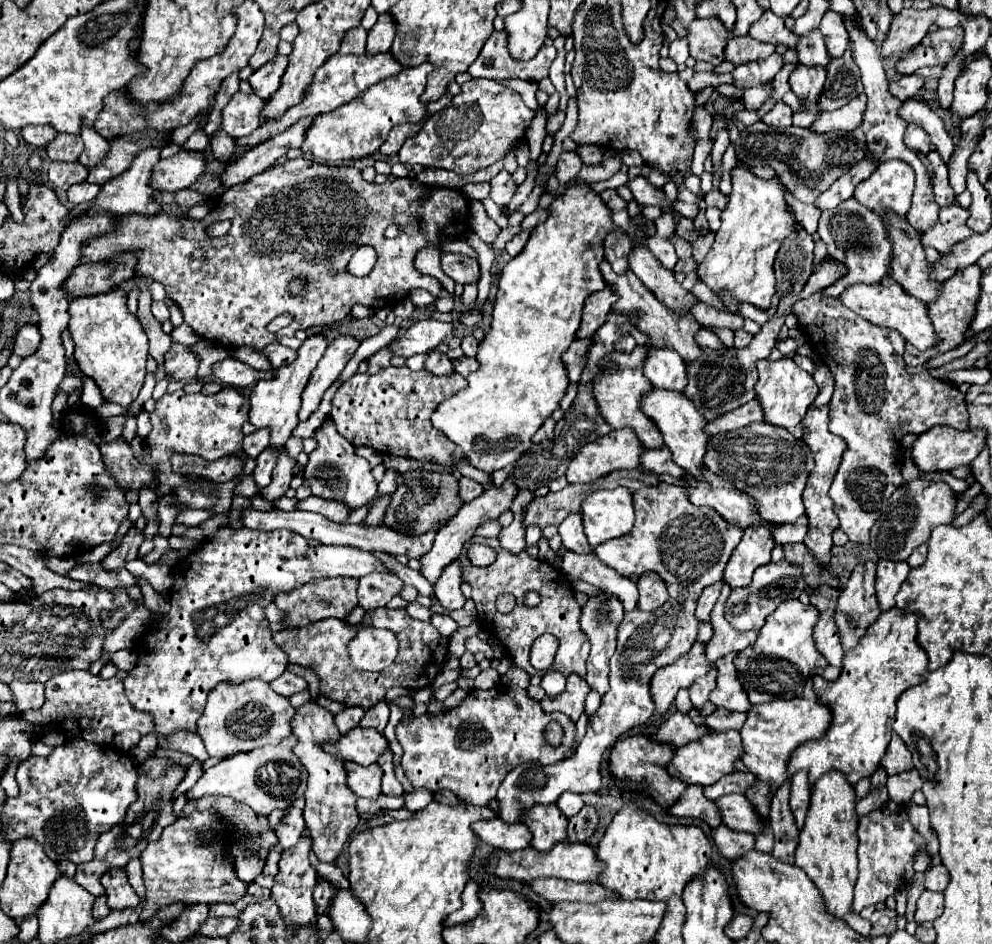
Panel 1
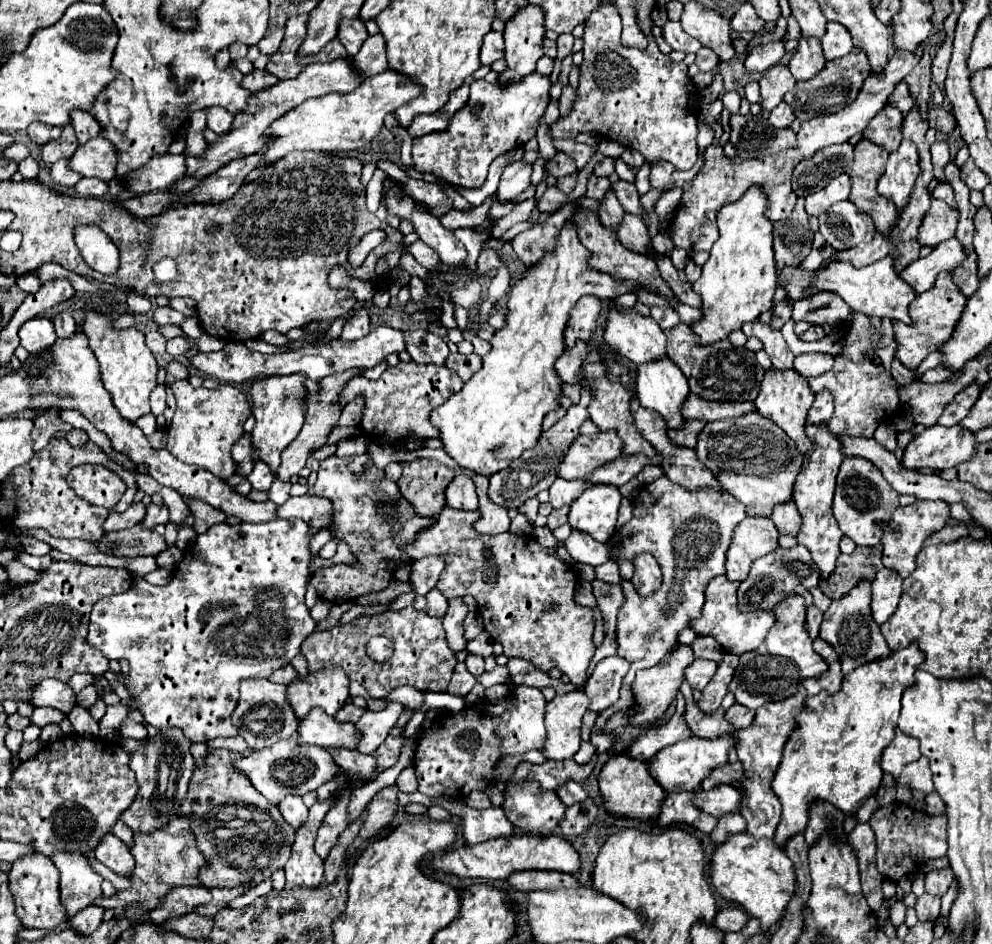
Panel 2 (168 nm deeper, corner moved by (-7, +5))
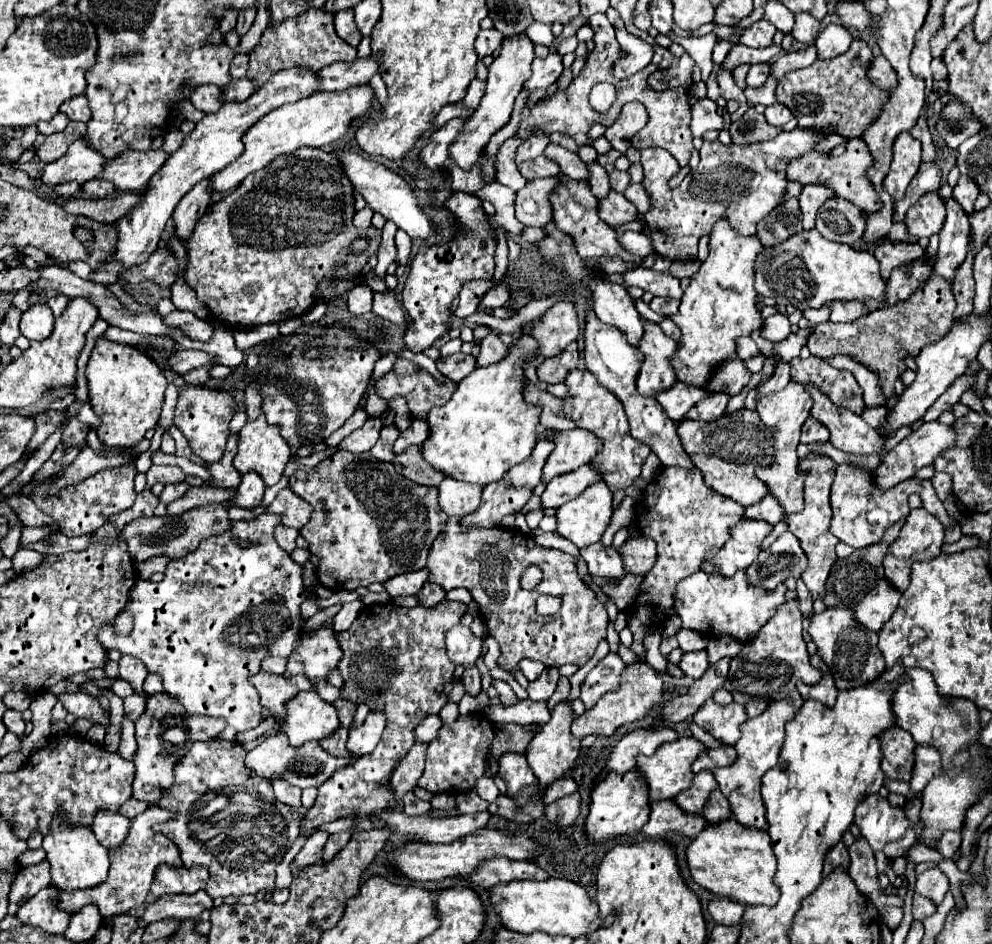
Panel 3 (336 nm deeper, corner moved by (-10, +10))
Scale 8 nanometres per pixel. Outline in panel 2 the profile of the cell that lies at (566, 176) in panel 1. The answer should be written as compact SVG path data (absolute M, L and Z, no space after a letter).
M556 154L552 160L548 160L544 164L544 172L548 176L554 176L554 178L560 178L560 176L570 176L576 172L576 164L572 162L570 156L566 154Z

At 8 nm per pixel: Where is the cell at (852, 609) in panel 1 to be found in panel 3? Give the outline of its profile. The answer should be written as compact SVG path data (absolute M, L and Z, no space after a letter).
M831 607L819 615L813 615L809 633L817 645L819 655L829 665L835 677L835 685L839 689L851 689L863 681L873 681L885 669L885 659L877 647L879 635L873 633L871 629L865 629L855 619L853 607Z

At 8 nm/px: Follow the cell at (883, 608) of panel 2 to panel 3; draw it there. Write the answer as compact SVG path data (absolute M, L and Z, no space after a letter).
M881 579L877 587L865 595L865 599L855 607L855 617L861 621L867 629L879 631L885 621L891 619L891 615L897 609L901 591L889 585L887 579Z

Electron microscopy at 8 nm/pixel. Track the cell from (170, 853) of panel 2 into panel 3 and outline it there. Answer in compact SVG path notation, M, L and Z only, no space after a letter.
M147 807L141 815L137 815L131 821L131 829L129 829L127 841L123 843L123 849L117 849L115 853L109 851L111 869L109 869L107 881L103 885L99 885L99 889L87 889L87 893L63 893L61 891L63 907L67 911L75 913L75 911L83 909L87 903L93 903L99 907L99 913L103 917L109 917L109 915L117 915L117 913L127 913L129 909L143 905L145 897L149 895L151 883L155 881L155 873L157 873L159 865L183 867L179 847L167 835L153 831L153 825L167 823L171 819L173 819L173 815L161 807Z

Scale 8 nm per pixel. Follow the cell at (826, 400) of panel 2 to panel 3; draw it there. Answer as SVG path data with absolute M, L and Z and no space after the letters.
M809 415L809 419L805 421L803 425L803 431L801 431L801 441L803 443L827 443L829 441L829 431L823 423L819 423L815 417Z

